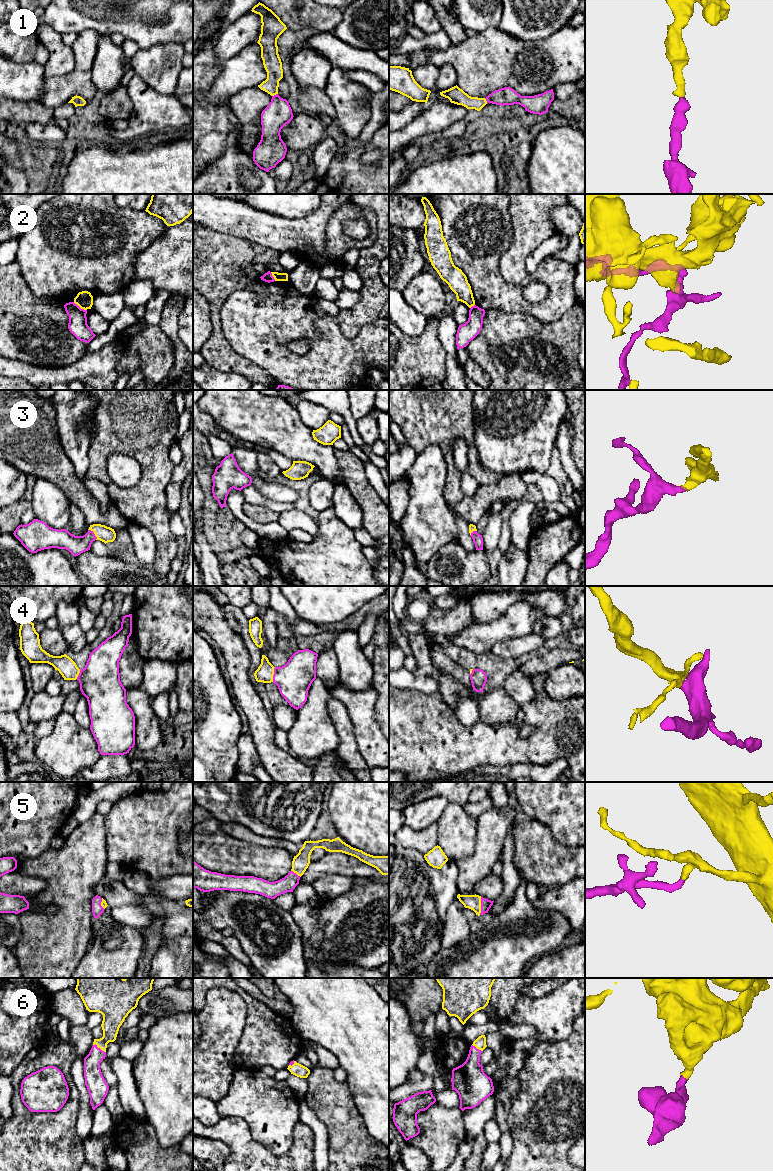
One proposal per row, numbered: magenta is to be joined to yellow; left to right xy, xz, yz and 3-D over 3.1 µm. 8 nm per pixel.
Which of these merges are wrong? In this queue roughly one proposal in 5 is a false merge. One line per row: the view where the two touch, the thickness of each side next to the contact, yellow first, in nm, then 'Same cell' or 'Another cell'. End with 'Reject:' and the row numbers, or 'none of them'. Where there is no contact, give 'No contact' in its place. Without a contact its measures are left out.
1: Touches yellow in xz. Thickness 150 nm (yellow) against 220 nm. Same cell
2: Touches yellow in xy. Thickness 140 nm (yellow) against 150 nm. Another cell
3: Touches yellow in xy. Thickness 130 nm (yellow) against 150 nm. Same cell
4: Touches yellow in xz. Thickness 140 nm (yellow) against 280 nm. Same cell
5: Touches yellow in yz. Thickness 120 nm (yellow) against 90 nm. Same cell
6: Touches yellow in xy. Thickness 160 nm (yellow) against 150 nm. Same cell
Reject: 2

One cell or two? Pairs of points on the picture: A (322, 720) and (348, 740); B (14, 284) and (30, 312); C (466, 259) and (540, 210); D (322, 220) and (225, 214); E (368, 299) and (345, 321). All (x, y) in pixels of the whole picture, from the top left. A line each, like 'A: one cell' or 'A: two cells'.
A: two cells
B: one cell
C: two cells
D: one cell
E: one cell

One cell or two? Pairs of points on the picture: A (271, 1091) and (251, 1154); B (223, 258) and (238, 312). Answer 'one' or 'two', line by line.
A: two
B: two

